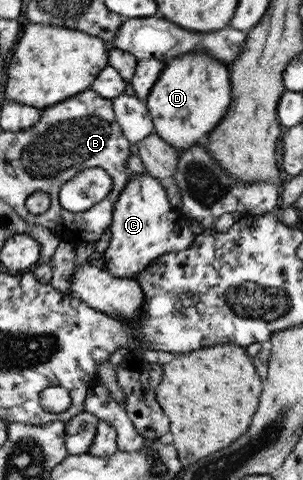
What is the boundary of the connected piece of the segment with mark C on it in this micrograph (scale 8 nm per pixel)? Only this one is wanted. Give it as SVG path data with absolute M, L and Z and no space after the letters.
M131 173L129 183L119 194L108 228L112 238L109 247L102 254L107 262L106 270L113 277L134 280L160 255L187 249L193 243L196 234L191 231L191 221L178 220L180 211L170 205L164 187L151 175Z

